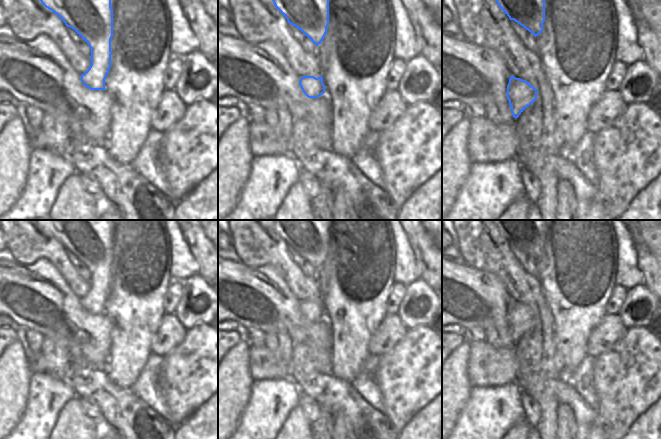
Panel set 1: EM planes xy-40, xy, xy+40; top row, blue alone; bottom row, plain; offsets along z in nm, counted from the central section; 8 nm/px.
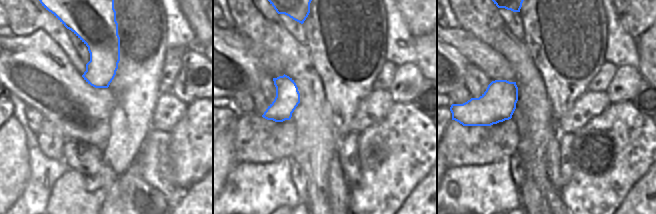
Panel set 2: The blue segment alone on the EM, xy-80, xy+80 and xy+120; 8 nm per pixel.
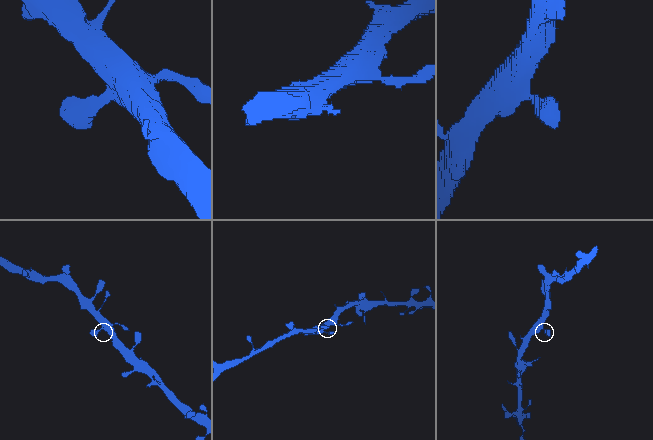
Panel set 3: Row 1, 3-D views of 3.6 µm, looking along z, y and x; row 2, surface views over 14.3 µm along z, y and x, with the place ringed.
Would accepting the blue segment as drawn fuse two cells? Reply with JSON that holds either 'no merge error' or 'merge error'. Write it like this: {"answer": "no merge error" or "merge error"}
{"answer": "no merge error"}

